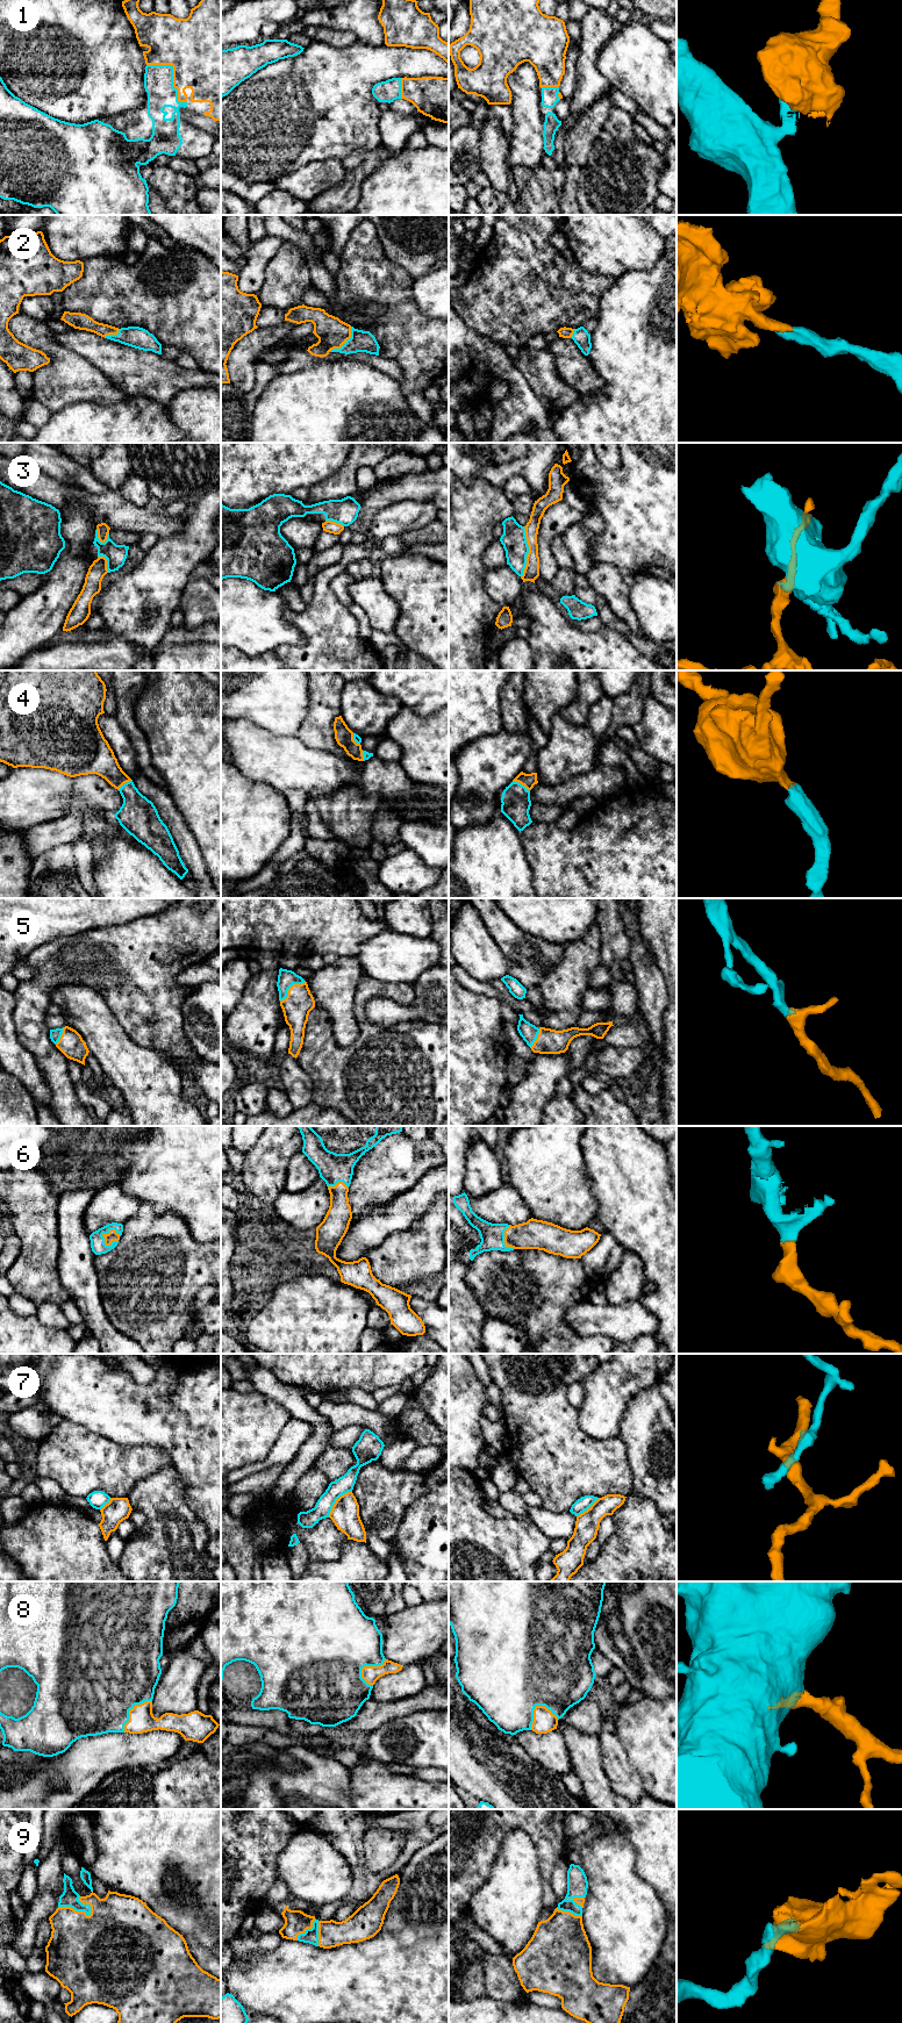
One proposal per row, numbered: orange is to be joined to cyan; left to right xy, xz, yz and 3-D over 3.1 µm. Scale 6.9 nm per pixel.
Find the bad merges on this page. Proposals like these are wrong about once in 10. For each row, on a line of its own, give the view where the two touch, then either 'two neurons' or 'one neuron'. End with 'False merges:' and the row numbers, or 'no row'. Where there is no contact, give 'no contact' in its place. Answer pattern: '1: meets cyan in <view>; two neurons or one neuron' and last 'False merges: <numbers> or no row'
1: meets cyan in xy; one neuron
2: meets cyan in xz; one neuron
3: meets cyan in yz; two neurons
4: meets cyan in yz; one neuron
5: meets cyan in xz; one neuron
6: meets cyan in xy; one neuron
7: meets cyan in xz; two neurons
8: meets cyan in yz; one neuron
9: meets cyan in xy; one neuron
False merges: 3, 7

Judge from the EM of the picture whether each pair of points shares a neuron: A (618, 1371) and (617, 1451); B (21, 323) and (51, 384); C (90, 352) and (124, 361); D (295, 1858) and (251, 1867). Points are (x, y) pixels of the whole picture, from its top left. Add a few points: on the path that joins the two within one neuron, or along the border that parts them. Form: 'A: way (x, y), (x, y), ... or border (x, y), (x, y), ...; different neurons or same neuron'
A: border (589, 1435), (595, 1439), (618, 1436); different neurons
B: way (36, 336), (55, 354), (55, 368); same neuron
C: way (98, 352), (116, 360); same neuron
D: border (291, 1837), (278, 1857), (277, 1880); different neurons

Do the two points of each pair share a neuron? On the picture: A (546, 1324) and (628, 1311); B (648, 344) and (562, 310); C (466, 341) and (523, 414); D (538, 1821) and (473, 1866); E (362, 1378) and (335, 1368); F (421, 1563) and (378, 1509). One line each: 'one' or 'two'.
A: two
B: two
C: one
D: one
E: one
F: two

